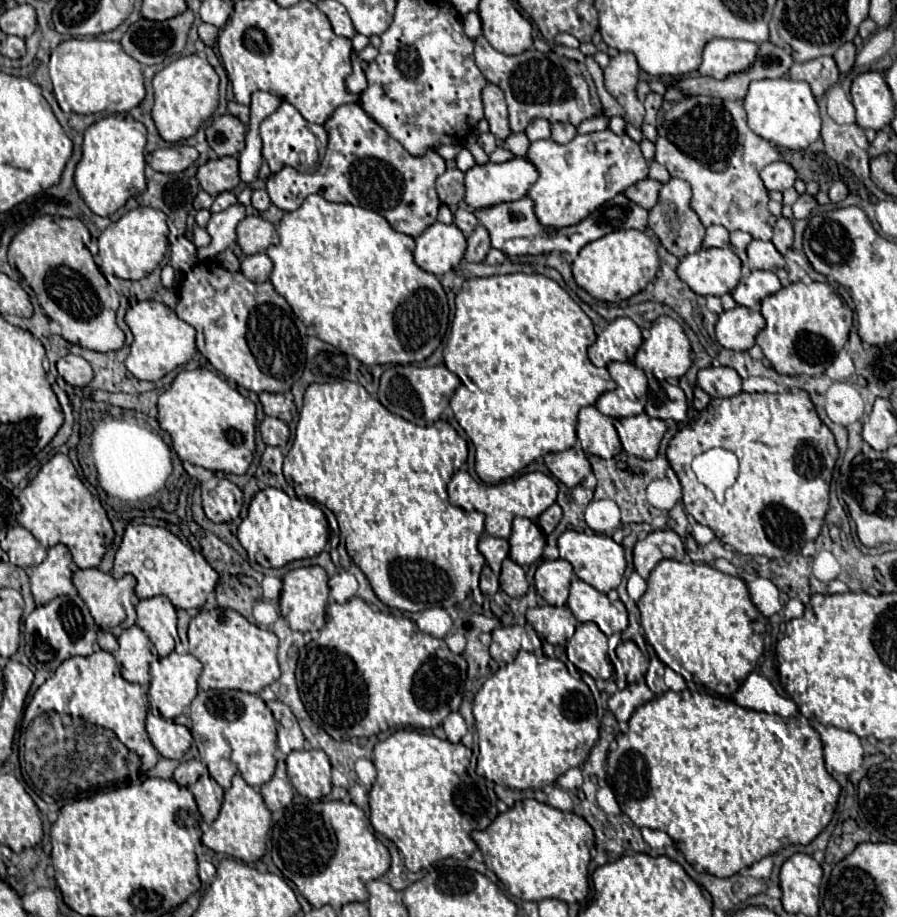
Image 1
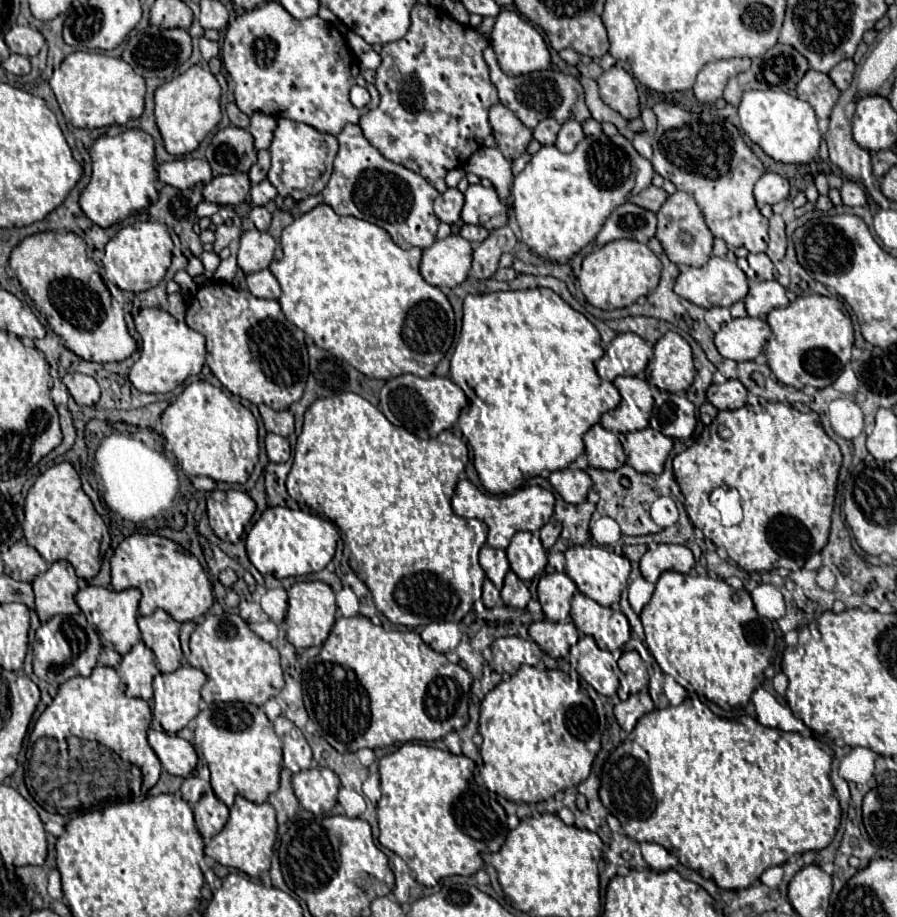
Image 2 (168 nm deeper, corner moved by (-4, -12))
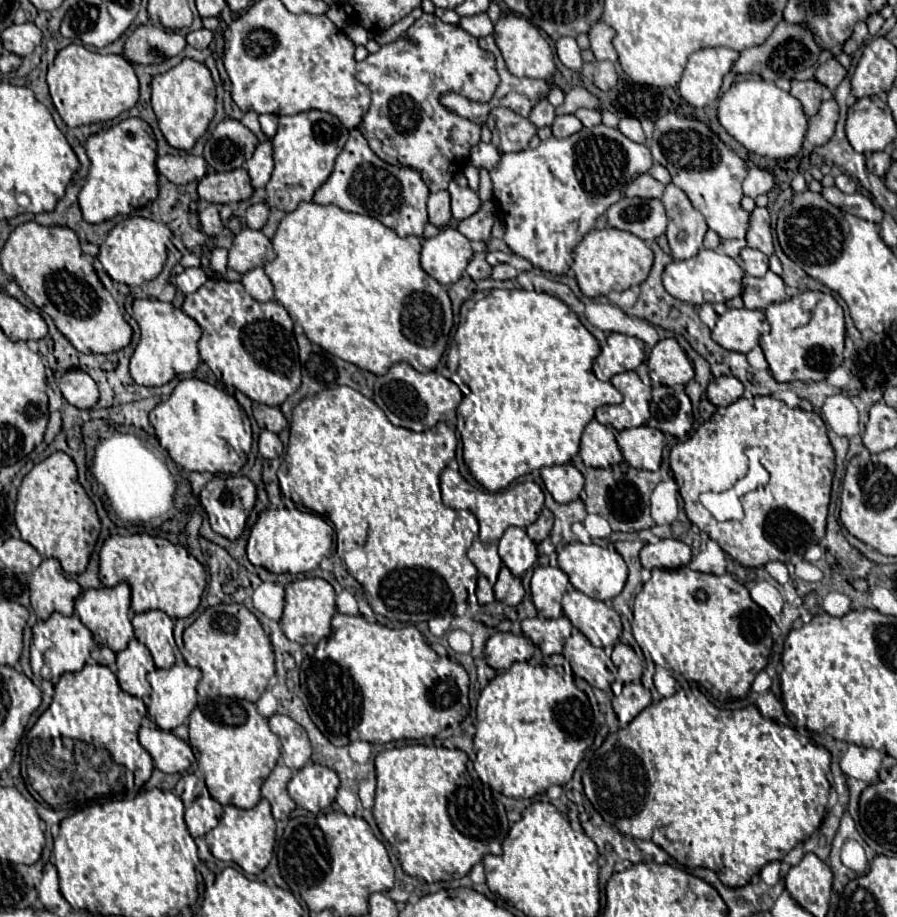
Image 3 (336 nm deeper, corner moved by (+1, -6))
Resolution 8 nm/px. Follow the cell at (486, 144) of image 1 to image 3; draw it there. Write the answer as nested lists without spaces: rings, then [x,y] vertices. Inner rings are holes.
[[[477,143],[471,147],[471,165],[493,169],[499,163],[499,151],[491,143]]]

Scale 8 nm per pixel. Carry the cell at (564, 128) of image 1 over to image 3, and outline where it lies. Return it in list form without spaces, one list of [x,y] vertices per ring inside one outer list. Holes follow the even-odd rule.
[[[561,115],[561,117],[557,117],[555,123],[551,125],[555,137],[569,137],[569,135],[577,133],[581,127],[583,127],[583,125],[581,125],[581,121],[579,121],[575,115]]]

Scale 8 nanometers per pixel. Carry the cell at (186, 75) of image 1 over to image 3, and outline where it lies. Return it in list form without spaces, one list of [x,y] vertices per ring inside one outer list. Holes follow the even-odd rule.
[[[183,59],[173,69],[157,75],[151,83],[153,111],[157,115],[159,127],[167,143],[175,149],[189,151],[197,139],[207,131],[211,119],[215,117],[215,83],[209,69],[193,59]]]

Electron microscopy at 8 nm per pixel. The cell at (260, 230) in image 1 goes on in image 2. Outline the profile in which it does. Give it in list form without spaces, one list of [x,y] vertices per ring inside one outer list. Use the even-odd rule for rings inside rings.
[[[244,231],[240,237],[240,249],[238,249],[238,267],[248,275],[262,271],[270,265],[274,259],[278,243],[274,237],[270,237],[266,231]]]

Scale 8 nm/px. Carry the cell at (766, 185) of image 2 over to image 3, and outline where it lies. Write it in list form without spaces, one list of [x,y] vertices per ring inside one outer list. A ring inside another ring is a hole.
[[[749,167],[747,169],[747,177],[743,181],[743,193],[747,197],[757,197],[757,195],[763,195],[763,193],[769,193],[773,189],[773,175],[765,169],[759,169],[759,167]]]

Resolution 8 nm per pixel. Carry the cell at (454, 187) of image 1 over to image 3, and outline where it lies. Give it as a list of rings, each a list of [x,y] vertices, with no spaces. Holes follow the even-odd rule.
[[[439,191],[429,195],[427,201],[429,223],[435,227],[445,227],[451,221],[451,207],[449,207],[449,191]]]

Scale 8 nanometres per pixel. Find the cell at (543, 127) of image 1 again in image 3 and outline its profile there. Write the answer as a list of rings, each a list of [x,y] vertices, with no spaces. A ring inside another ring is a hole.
[[[541,99],[541,101],[531,109],[531,115],[529,115],[529,121],[531,121],[535,127],[551,125],[553,119],[555,119],[555,107],[553,107],[547,99]]]

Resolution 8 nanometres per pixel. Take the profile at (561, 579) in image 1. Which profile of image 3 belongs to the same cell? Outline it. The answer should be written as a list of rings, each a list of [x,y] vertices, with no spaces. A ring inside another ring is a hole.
[[[537,567],[531,577],[531,595],[535,609],[545,619],[561,617],[561,597],[567,589],[567,575],[559,567]]]

